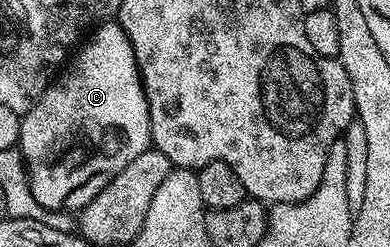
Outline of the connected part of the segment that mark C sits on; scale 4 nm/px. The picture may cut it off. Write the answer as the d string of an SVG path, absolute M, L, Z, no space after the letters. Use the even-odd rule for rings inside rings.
M117 22L100 23L62 72L35 105L22 113L17 149L26 165L28 186L40 207L75 214L93 202L137 154L152 147L151 127L133 46Z

